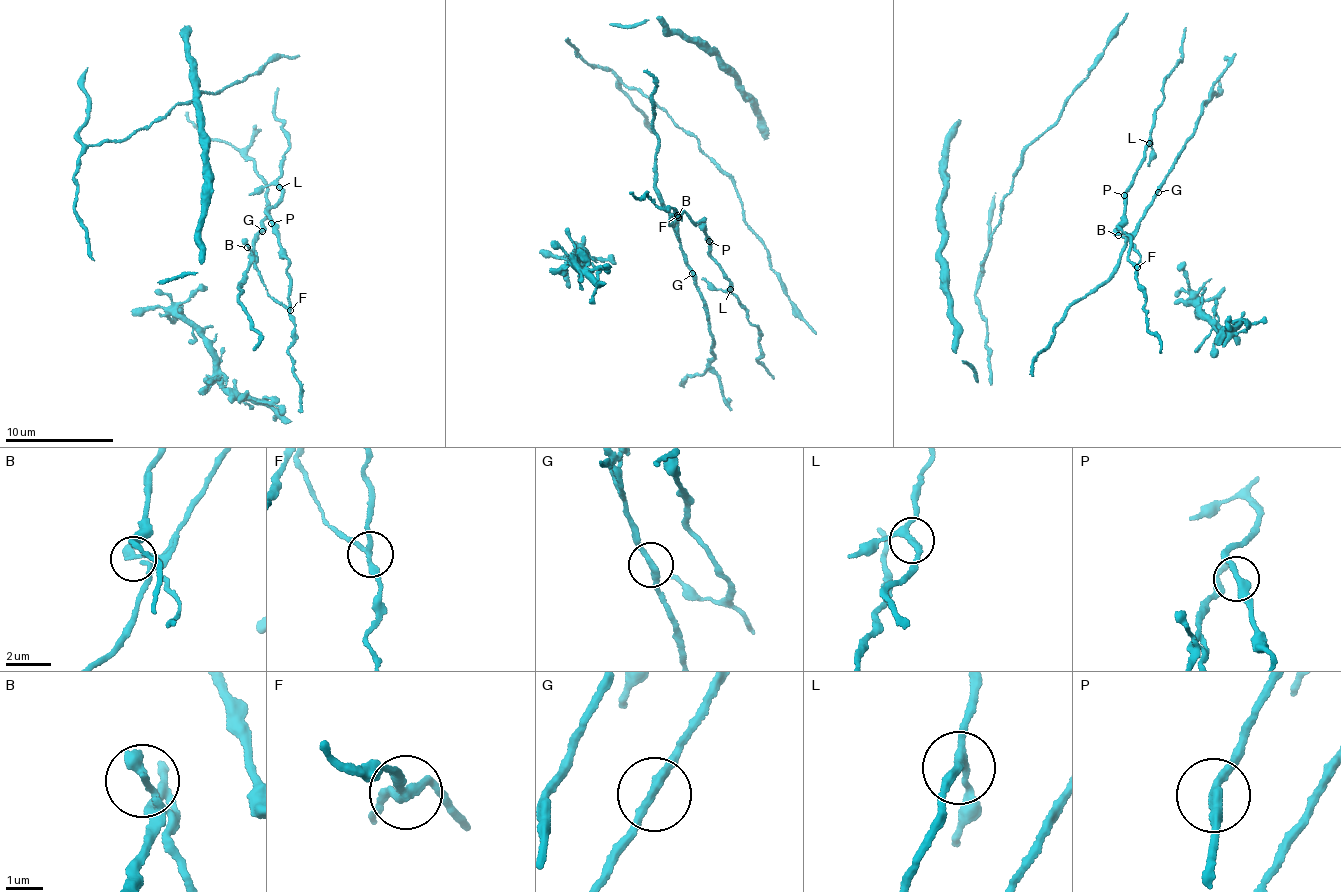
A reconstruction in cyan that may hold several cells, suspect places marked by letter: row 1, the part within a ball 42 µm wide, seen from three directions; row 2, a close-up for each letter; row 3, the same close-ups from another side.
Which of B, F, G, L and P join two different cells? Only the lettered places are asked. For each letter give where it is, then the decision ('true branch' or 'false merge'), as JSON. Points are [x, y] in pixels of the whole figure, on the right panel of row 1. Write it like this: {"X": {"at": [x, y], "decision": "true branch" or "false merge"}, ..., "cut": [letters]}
{"B": {"at": [1118, 235], "decision": "false merge"}, "F": {"at": [1137, 267], "decision": "false merge"}, "G": {"at": [1158, 192], "decision": "true branch"}, "L": {"at": [1149, 143], "decision": "true branch"}, "P": {"at": [1124, 195], "decision": "true branch"}, "cut": ["B", "F"]}

